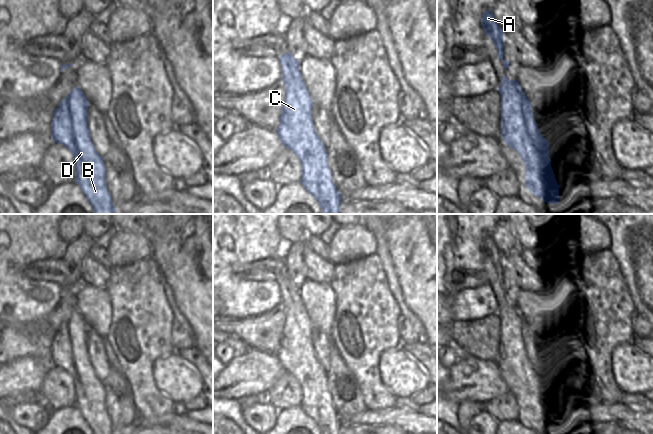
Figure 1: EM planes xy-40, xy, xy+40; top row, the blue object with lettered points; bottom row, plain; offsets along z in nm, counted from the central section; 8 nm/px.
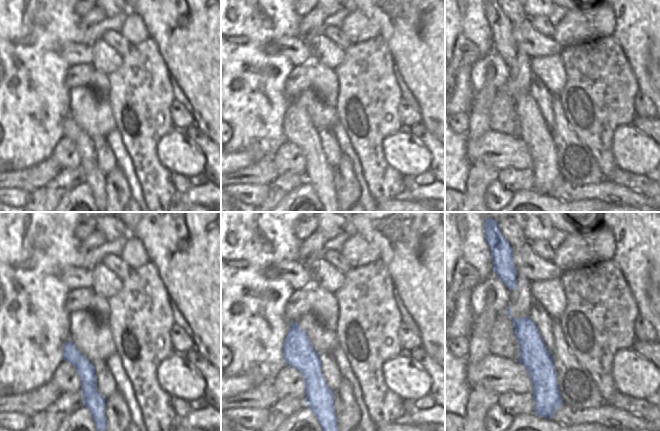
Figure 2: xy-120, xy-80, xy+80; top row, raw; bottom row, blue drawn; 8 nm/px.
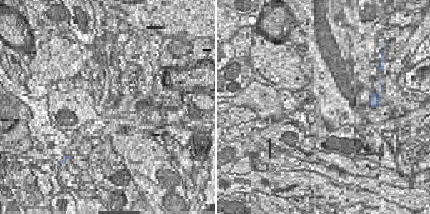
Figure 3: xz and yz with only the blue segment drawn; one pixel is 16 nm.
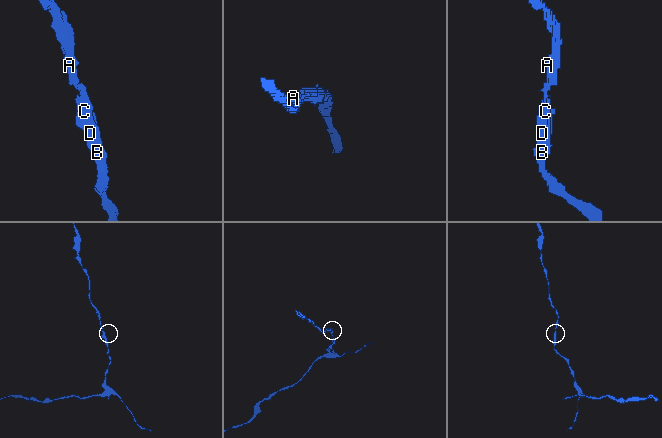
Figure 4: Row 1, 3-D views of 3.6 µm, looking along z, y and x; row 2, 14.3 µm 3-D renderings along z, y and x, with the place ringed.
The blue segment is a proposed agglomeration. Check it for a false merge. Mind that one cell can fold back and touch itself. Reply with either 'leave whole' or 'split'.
leave whole

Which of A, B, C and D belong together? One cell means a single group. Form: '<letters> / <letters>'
A B C D

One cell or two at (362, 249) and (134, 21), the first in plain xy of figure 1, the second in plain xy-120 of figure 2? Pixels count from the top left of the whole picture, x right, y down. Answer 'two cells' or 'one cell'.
one cell

